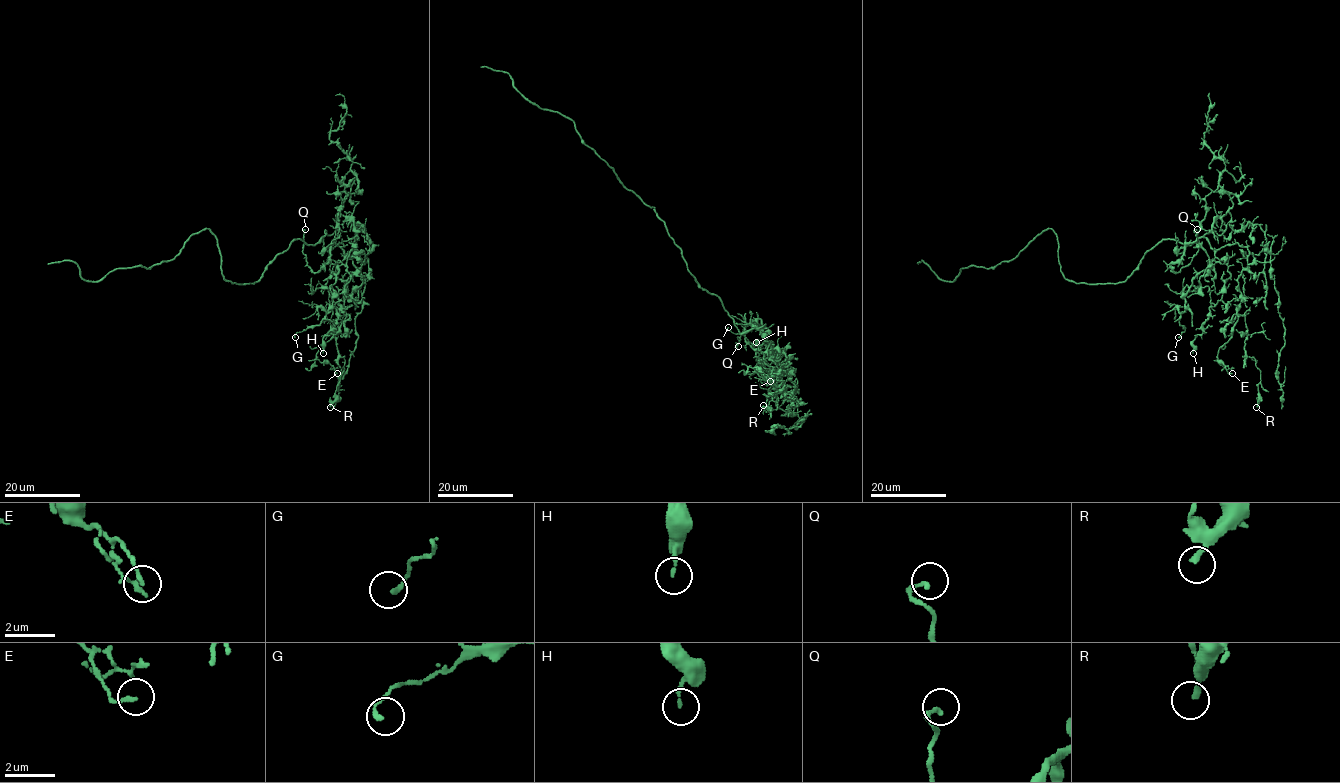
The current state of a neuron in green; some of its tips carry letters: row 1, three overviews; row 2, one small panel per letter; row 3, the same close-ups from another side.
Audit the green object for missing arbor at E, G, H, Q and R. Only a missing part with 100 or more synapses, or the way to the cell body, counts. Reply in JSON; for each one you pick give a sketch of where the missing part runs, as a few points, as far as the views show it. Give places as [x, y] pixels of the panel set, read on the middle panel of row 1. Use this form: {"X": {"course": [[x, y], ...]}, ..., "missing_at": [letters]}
{"missing_at": []}

